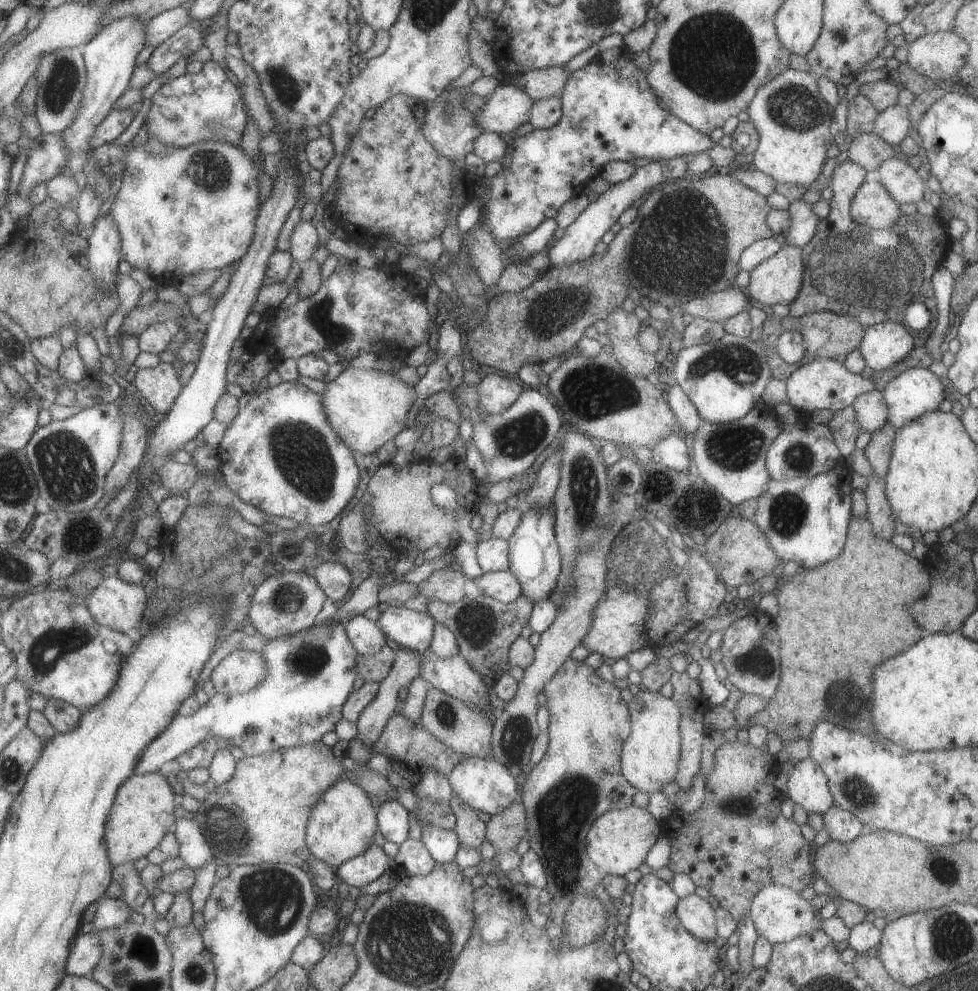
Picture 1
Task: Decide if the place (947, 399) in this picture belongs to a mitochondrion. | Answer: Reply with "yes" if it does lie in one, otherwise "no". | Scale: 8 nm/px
no

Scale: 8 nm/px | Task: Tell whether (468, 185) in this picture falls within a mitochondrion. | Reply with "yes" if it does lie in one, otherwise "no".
no

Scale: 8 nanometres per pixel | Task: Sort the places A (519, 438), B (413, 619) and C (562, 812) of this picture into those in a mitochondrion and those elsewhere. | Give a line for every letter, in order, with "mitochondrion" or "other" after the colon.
A: mitochondrion
B: other
C: mitochondrion

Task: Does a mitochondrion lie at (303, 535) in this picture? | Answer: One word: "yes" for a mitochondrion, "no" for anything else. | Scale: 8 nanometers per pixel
no

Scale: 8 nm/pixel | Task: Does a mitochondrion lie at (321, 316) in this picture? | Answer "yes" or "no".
yes

